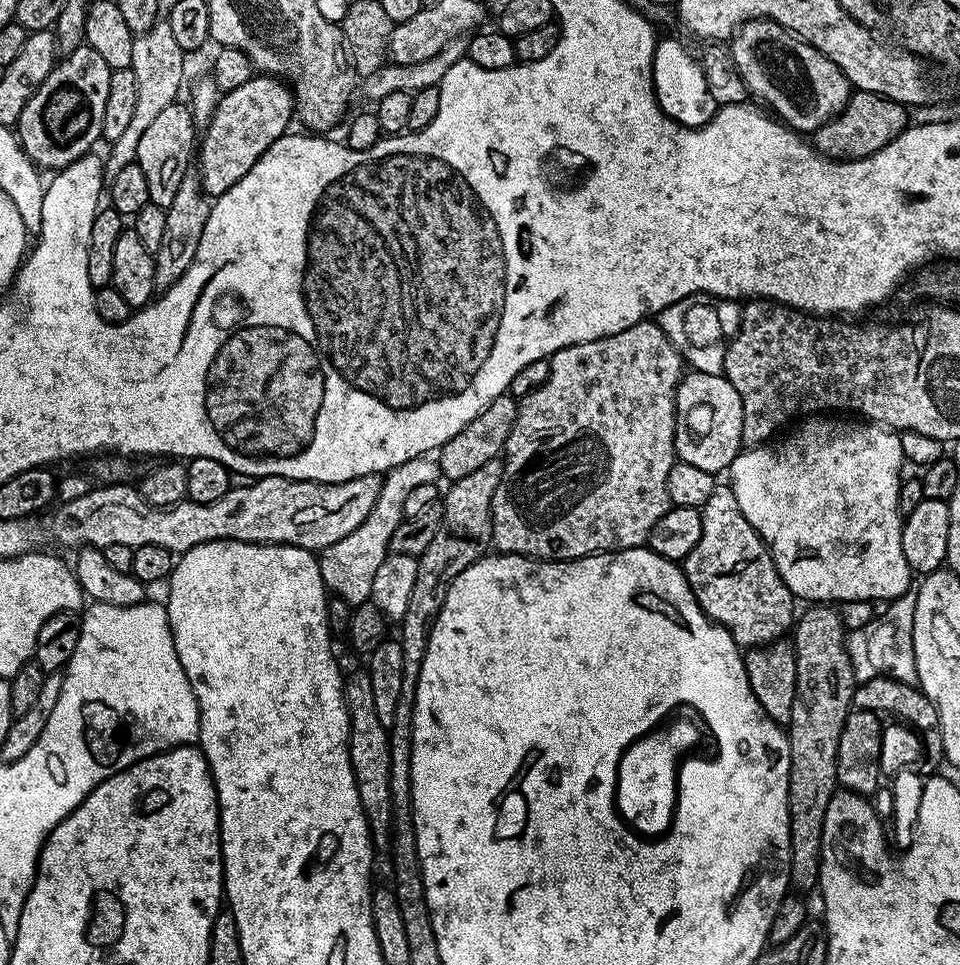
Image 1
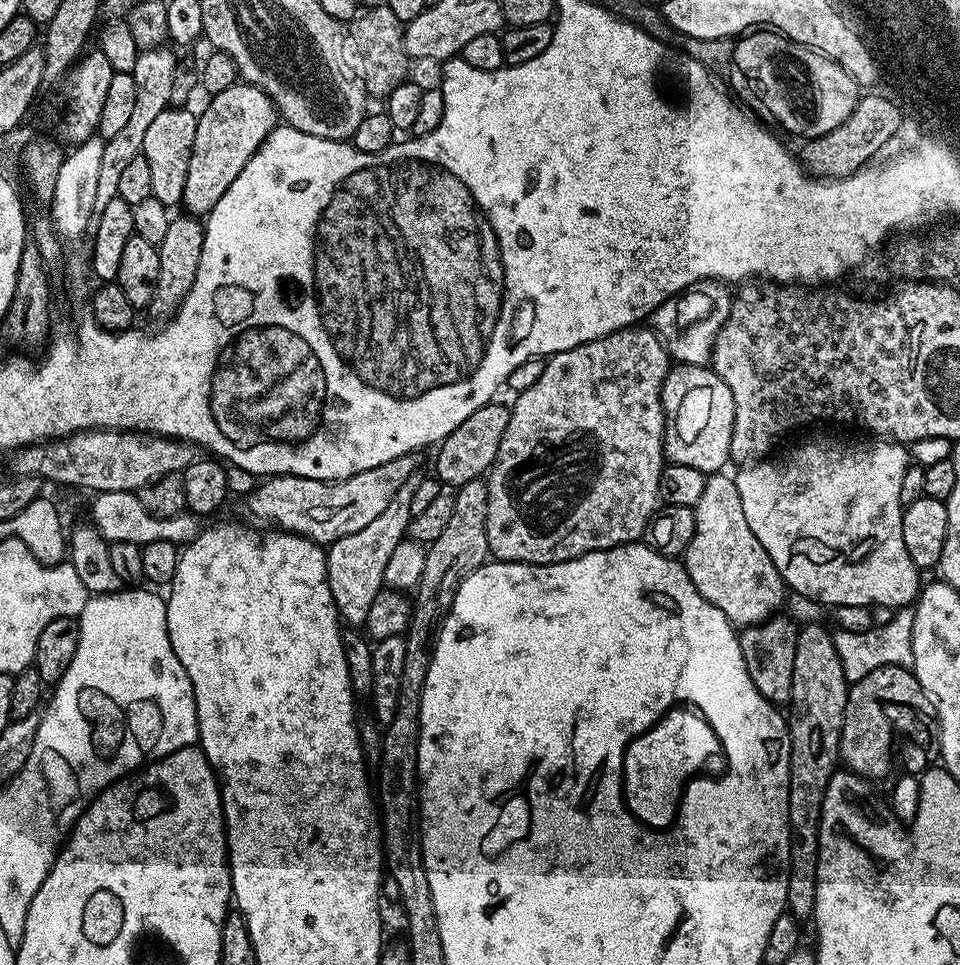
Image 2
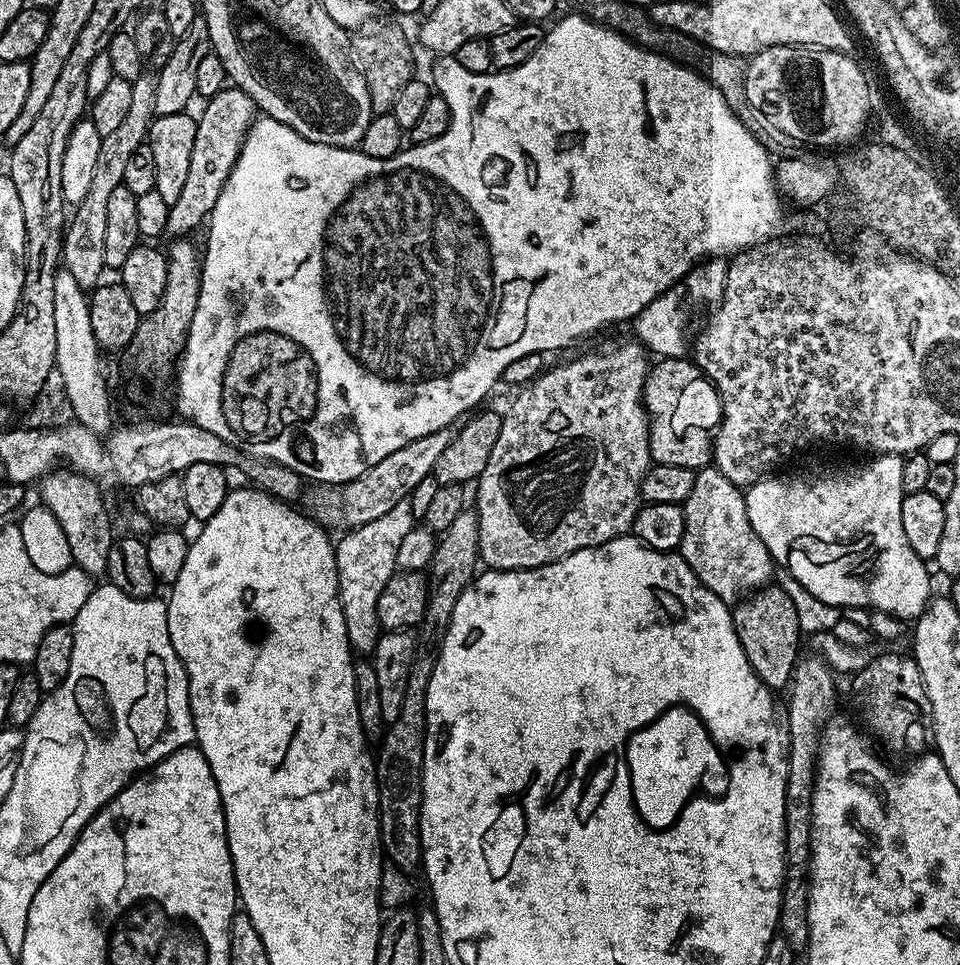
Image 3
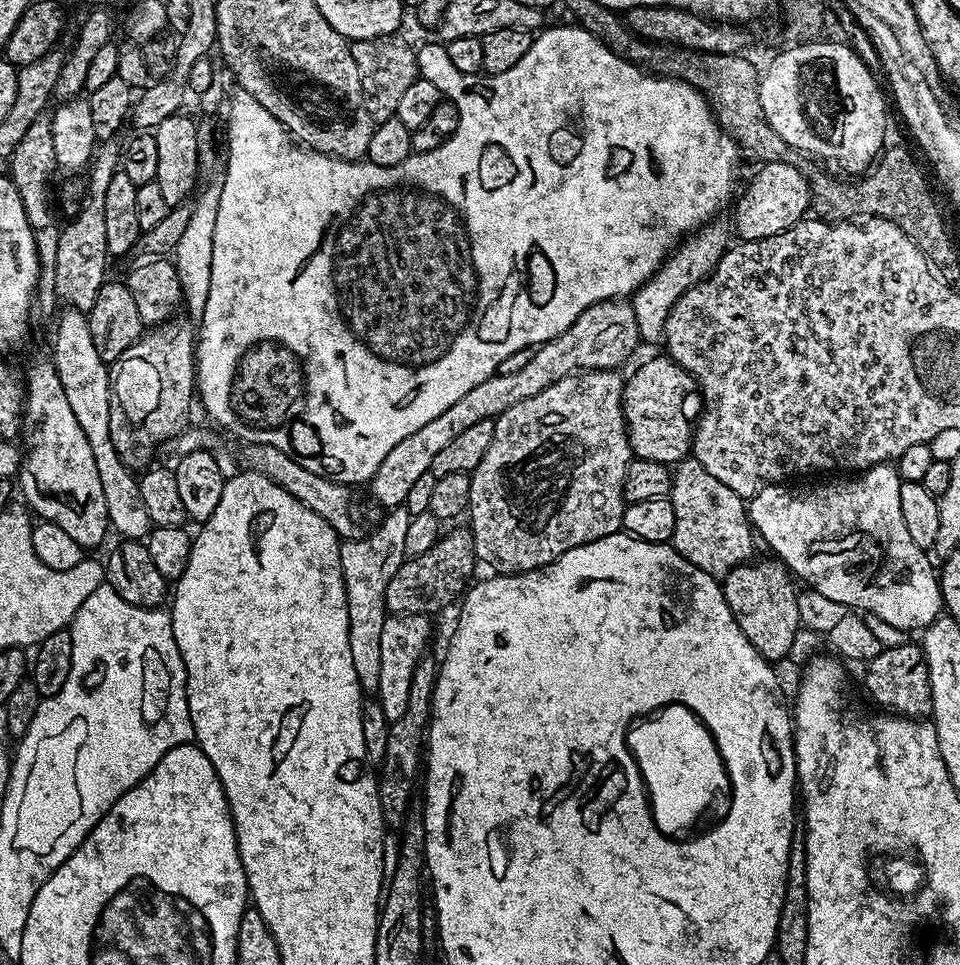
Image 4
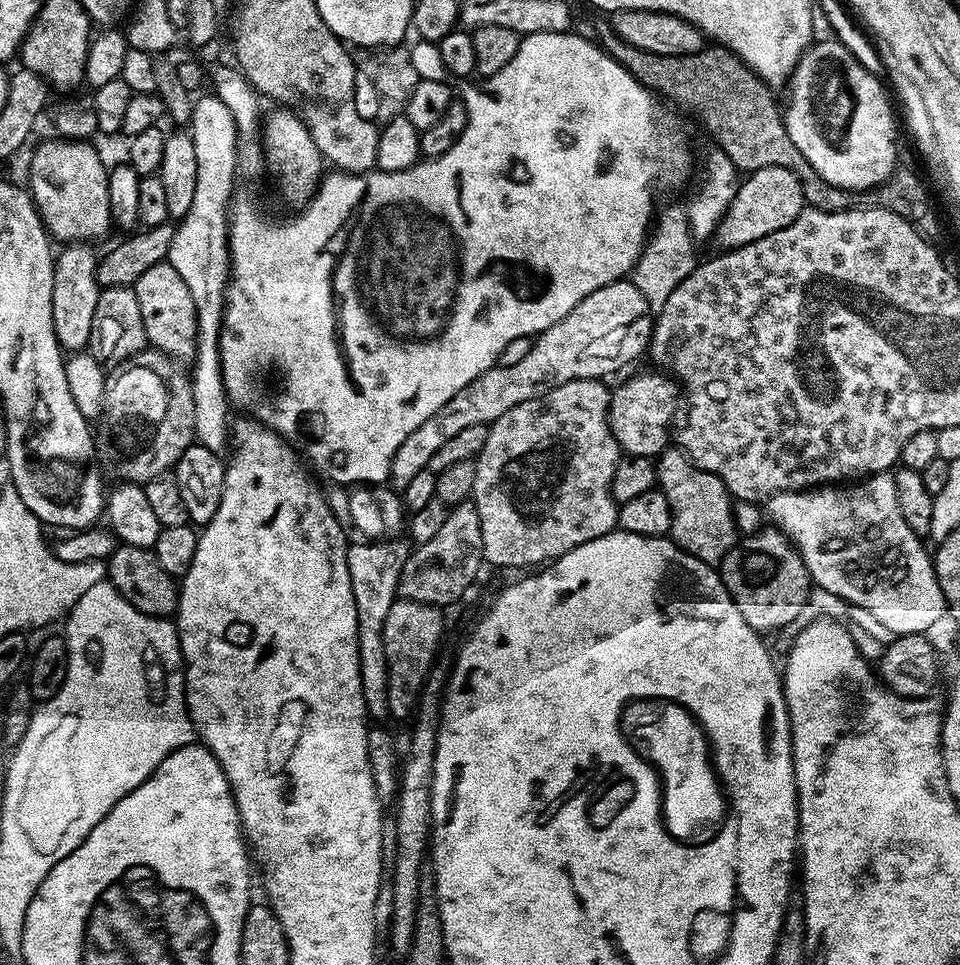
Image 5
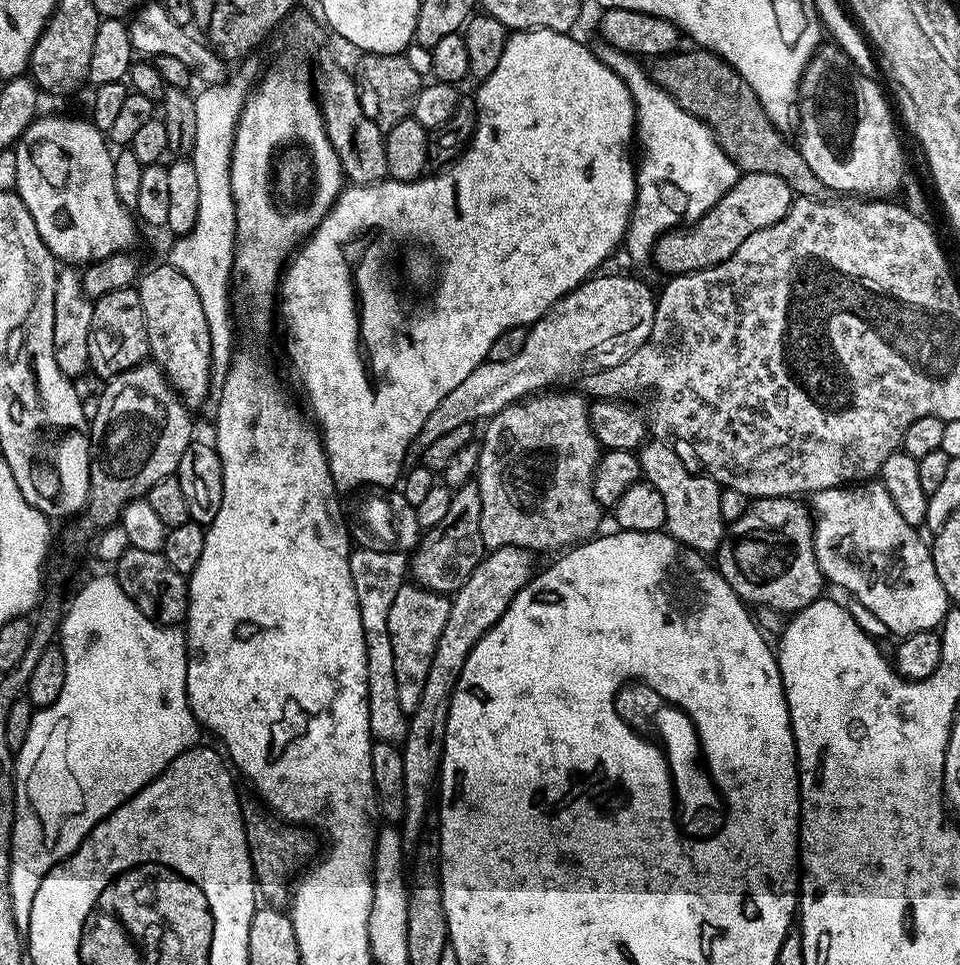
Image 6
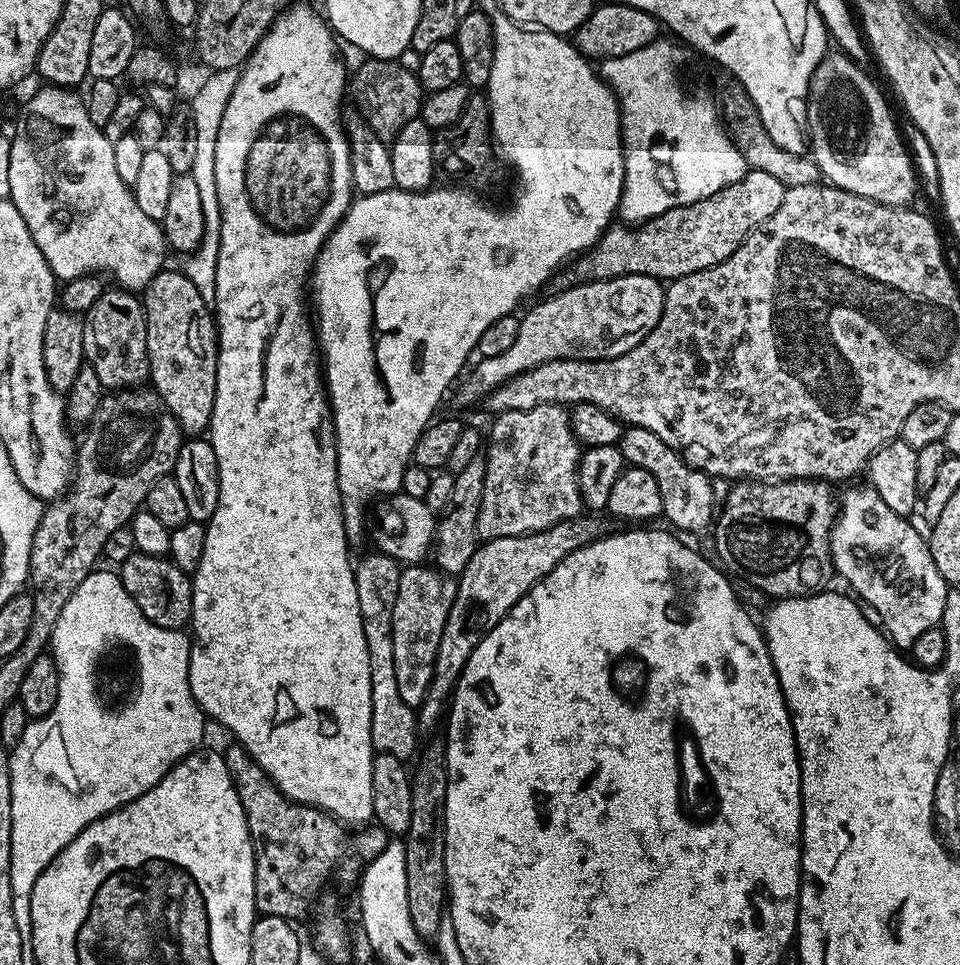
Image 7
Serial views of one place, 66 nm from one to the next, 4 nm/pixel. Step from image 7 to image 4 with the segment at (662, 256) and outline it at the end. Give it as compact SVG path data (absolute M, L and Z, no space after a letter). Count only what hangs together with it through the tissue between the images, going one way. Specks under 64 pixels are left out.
M770 162L757 167L756 177L736 204L736 232L741 241L761 240L790 230L809 215L812 195L802 173L786 162Z

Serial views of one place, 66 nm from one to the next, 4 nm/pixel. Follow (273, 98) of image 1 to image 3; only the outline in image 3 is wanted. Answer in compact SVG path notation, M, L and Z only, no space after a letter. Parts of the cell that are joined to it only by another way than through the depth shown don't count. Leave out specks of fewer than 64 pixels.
M226 86L216 96L207 97L205 106L198 112L196 133L194 134L194 154L190 154L190 171L186 183L178 197L168 209L166 230L168 238L188 238L196 227L203 225L211 216L218 202L218 194L222 194L222 186L226 186L226 178L230 178L230 170L234 170L234 162L238 158L240 148L248 133L248 127L257 119L258 109L252 99L235 86Z

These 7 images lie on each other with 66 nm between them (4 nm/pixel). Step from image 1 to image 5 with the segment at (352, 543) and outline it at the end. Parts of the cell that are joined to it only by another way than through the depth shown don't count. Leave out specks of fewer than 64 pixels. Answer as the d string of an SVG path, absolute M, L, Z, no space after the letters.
M384 539L388 540L382 541L381 544L371 542L366 546L354 545L348 550L350 586L354 590L354 606L358 616L358 658L364 710L376 722L383 721L388 716L388 675L386 650L382 646L382 630L386 626L386 614L390 614L390 606L398 598L402 566L406 566L406 558L410 551L407 539Z

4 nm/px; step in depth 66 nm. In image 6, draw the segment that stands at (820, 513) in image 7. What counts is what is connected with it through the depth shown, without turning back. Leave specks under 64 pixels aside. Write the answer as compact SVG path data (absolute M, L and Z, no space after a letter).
M766 496L756 498L736 521L727 525L724 540L714 553L714 564L726 578L730 590L738 594L738 598L749 606L757 604L760 608L773 608L776 612L795 614L806 606L821 599L825 591L826 581L818 566L818 558L814 550L814 516L804 505L805 501L790 496Z

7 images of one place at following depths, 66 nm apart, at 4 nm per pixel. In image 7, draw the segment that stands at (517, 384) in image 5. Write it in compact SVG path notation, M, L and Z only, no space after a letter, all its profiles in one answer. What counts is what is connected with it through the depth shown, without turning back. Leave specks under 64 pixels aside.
M619 276L613 280L576 282L571 286L573 288L568 288L541 304L533 303L533 308L520 316L518 338L506 350L506 354L498 354L498 358L477 359L476 369L467 373L468 381L459 385L462 399L468 400L479 392L487 394L499 384L505 384L512 377L521 376L539 364L555 360L612 360L616 356L626 354L626 350L634 350L634 346L645 340L650 330L654 330L654 326L662 318L665 285L653 276Z

